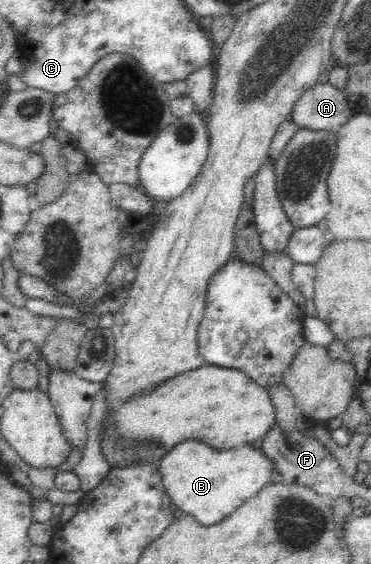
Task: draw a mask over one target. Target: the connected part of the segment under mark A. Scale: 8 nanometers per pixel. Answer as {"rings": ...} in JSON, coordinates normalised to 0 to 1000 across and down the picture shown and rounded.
{"rings":[[[854,147],[827,158],[790,191],[784,209],[801,230],[833,229],[838,232],[898,232],[900,236],[951,207],[946,202],[946,181],[930,163],[887,147]]]}

